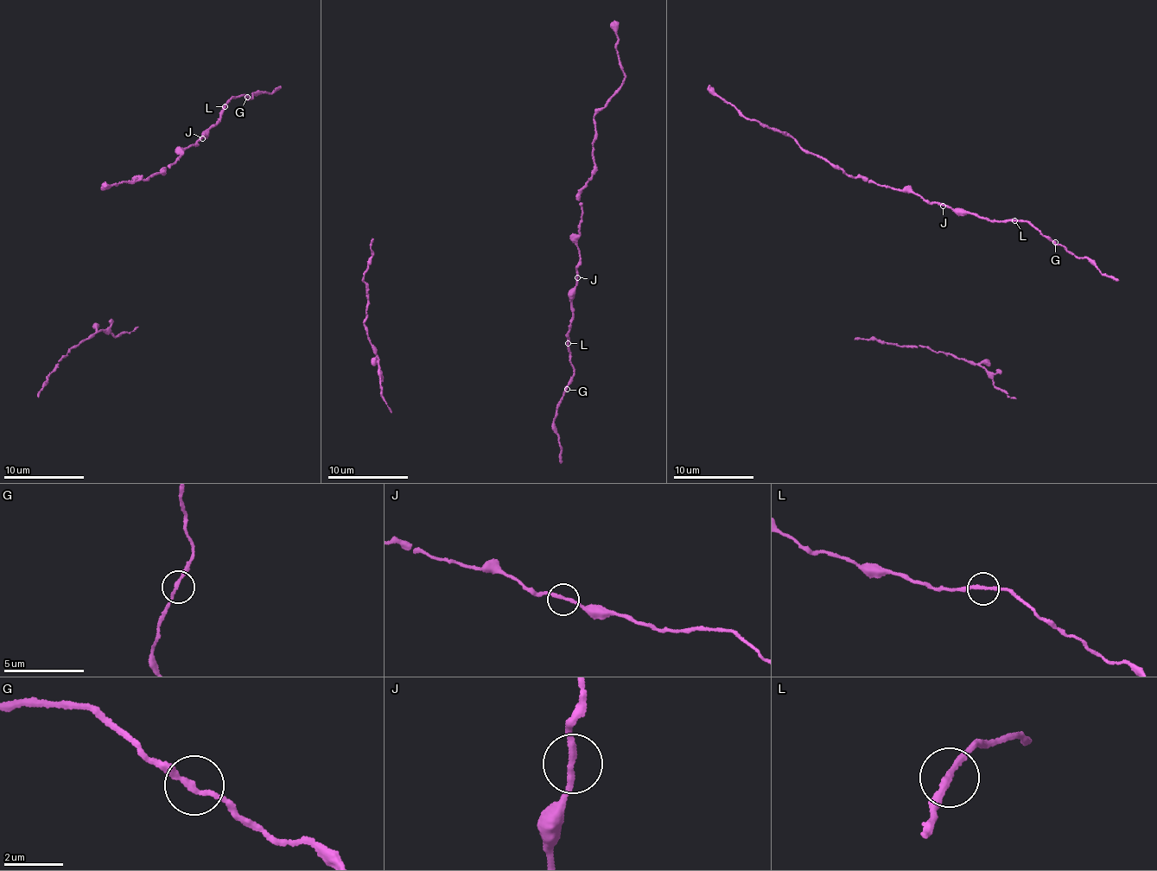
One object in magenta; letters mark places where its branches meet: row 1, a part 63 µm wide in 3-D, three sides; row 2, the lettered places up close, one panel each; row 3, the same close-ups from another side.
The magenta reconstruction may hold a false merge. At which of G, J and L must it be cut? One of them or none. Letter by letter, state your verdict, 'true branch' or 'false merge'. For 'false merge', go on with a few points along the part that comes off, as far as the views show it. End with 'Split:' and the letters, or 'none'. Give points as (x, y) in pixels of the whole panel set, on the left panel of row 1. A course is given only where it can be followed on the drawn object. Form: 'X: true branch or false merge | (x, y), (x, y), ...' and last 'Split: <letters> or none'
G: true branch
J: true branch
L: true branch
Split: none

